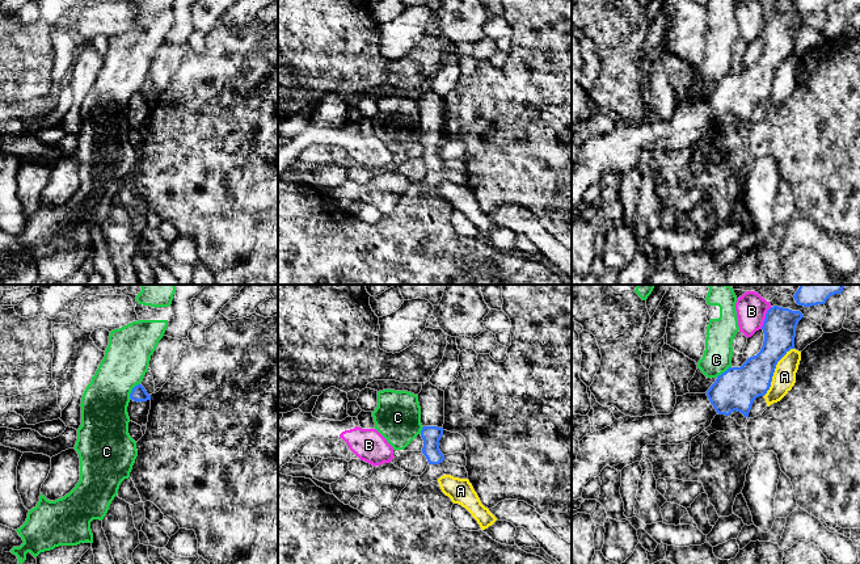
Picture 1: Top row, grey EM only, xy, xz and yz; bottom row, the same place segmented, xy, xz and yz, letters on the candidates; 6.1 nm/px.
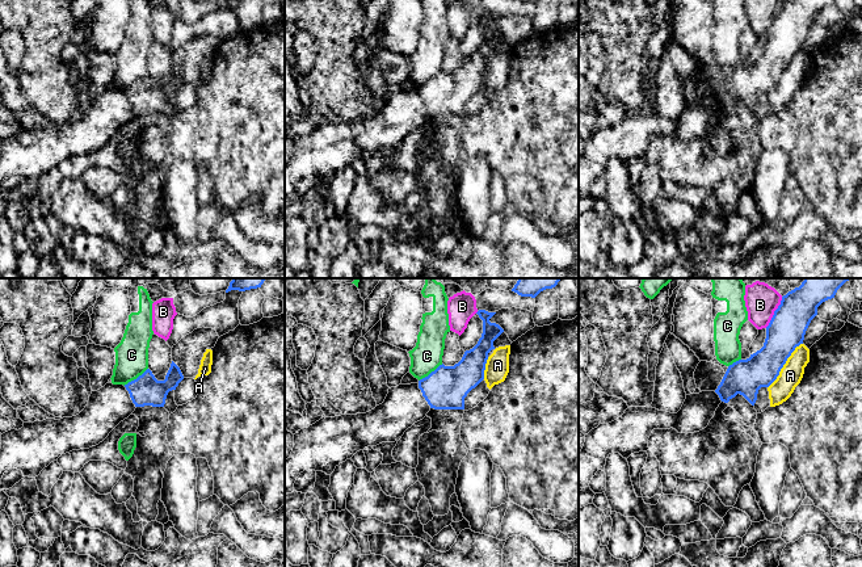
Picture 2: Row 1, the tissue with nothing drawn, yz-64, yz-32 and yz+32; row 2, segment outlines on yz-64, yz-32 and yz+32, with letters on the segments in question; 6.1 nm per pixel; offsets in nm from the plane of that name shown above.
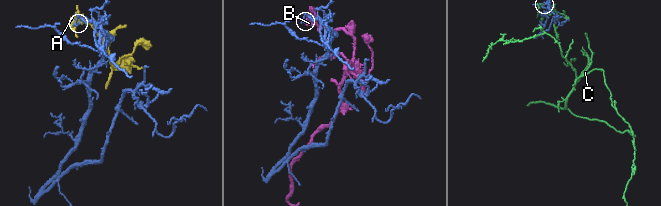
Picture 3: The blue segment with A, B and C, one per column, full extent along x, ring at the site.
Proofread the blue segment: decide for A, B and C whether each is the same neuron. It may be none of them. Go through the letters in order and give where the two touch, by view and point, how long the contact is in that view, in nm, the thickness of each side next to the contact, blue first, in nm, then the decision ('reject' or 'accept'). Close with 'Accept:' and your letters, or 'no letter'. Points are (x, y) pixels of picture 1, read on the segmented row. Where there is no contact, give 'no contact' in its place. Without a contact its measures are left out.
A: yz (774, 371) | 340 nm | 260/140 nm | reject
B: yz (766, 318) | 150 nm | 200/190 nm | reject
C: xy (133, 390) | 120 nm | 90/280 nm | reject
Accept: no letter

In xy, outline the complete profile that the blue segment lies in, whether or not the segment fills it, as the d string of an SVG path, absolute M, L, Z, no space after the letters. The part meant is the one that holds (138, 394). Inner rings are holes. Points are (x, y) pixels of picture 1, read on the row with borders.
M142 384L135 386L130 393L130 403L127 407L130 421L140 426L147 425L149 409L151 395L147 393Z

